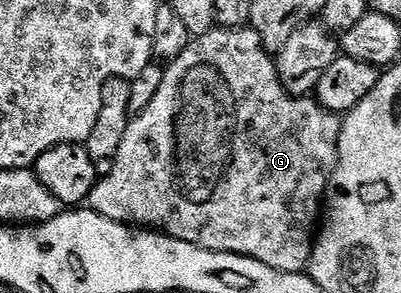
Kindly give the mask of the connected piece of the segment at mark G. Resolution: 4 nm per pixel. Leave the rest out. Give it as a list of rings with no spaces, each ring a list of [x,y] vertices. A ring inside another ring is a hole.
[[[216,26],[204,36],[194,37],[191,45],[176,60],[166,65],[161,86],[157,94],[153,94],[153,102],[149,102],[145,110],[132,115],[131,123],[125,130],[125,138],[121,138],[121,150],[117,150],[113,170],[109,170],[109,174],[100,176],[95,181],[85,204],[92,212],[115,220],[119,224],[162,232],[165,236],[172,236],[174,240],[189,242],[210,252],[253,258],[273,270],[306,273],[311,263],[311,245],[315,243],[317,221],[321,216],[323,198],[327,194],[327,183],[330,182],[333,170],[337,166],[340,123],[340,117],[336,113],[322,108],[319,101],[311,96],[290,96],[287,93],[275,69],[272,53],[265,50],[261,34],[257,34],[254,28]]]

